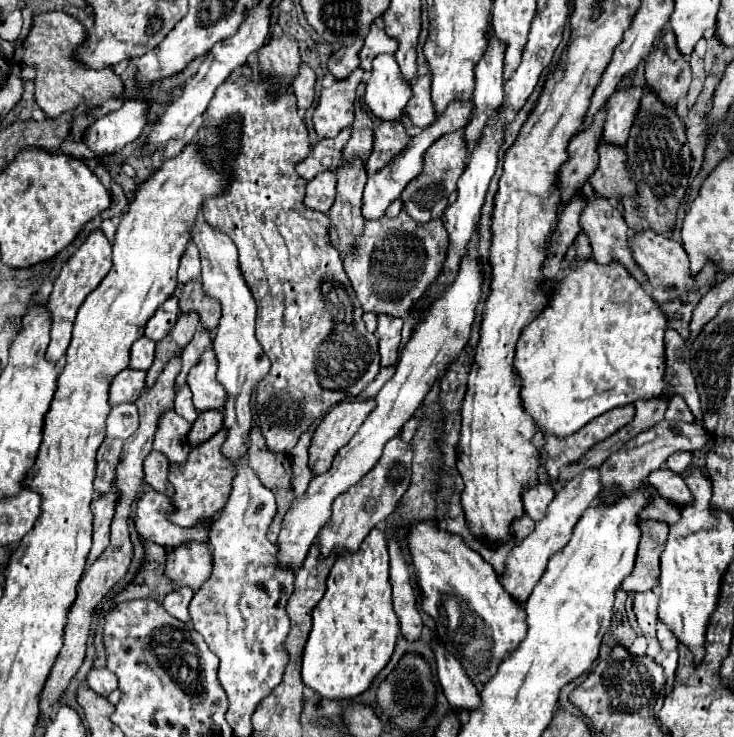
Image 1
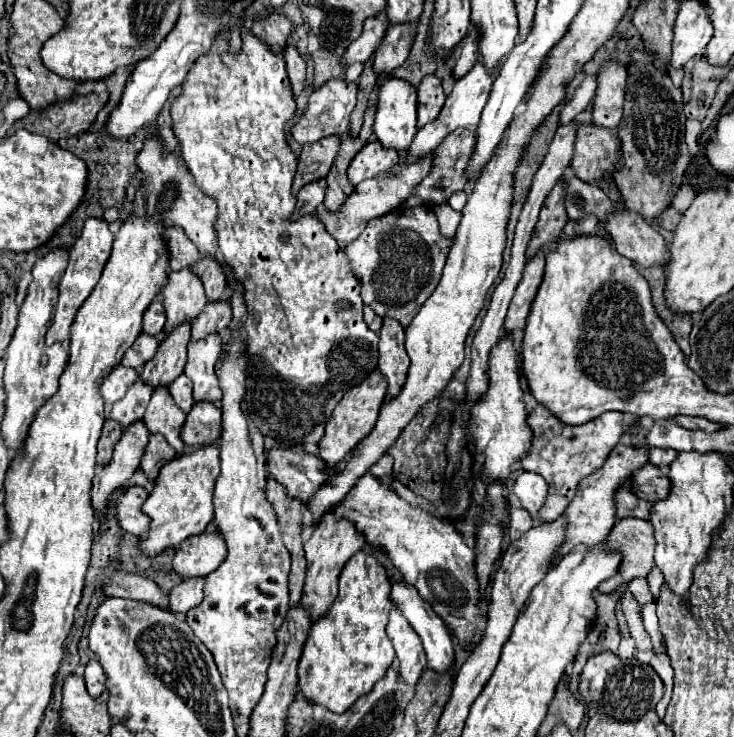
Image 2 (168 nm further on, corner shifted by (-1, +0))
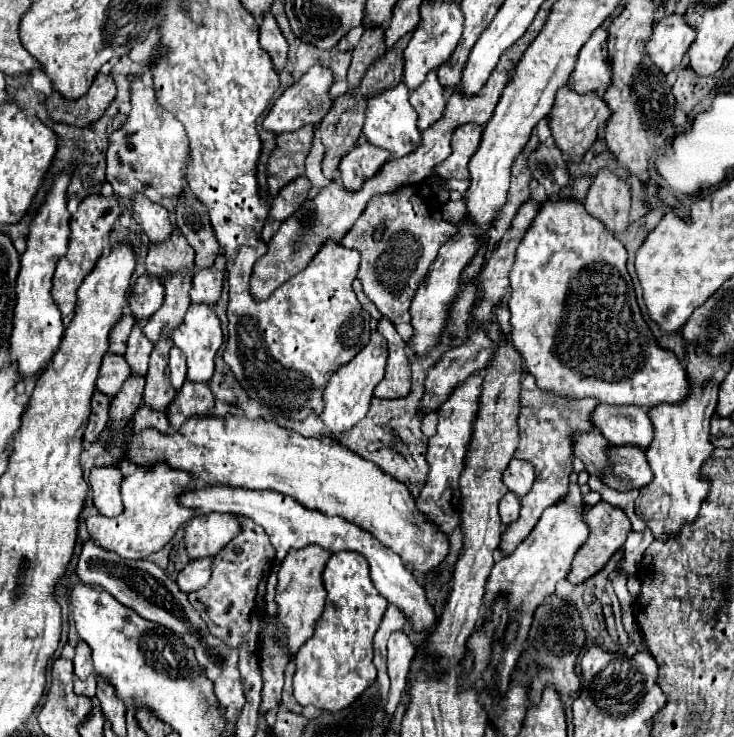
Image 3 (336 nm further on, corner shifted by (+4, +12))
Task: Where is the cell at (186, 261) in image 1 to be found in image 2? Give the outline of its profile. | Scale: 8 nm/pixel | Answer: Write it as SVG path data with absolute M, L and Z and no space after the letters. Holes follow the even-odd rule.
M165 226L163 238L165 238L165 244L167 244L169 268L171 268L171 270L189 268L189 266L193 266L193 264L197 262L199 250L197 250L195 244L185 236L183 228L179 228L179 226Z

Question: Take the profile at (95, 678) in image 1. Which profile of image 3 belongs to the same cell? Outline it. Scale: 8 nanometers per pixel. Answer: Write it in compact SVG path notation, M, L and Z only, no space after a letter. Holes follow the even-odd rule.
M78 642L76 646L76 656L74 656L74 674L80 680L86 680L94 672L92 668L92 652L86 642Z

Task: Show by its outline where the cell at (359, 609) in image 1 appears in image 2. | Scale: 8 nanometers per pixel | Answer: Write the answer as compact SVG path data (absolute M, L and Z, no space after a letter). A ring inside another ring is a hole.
M363 550L349 558L339 576L339 596L329 614L313 624L299 660L299 688L311 704L343 714L357 698L371 692L395 660L393 644L385 632L389 622L389 578L381 562Z

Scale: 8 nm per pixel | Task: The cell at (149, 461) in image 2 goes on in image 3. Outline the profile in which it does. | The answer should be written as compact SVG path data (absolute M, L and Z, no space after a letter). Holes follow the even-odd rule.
M142 404L142 406L138 408L138 412L134 414L132 428L134 428L134 430L156 428L156 430L160 430L160 432L166 432L166 430L170 430L170 424L168 424L166 414L162 414L162 412L154 412L152 408L146 408L146 406Z

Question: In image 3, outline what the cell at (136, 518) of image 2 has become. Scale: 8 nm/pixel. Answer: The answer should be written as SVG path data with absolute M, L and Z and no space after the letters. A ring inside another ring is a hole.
M94 468L90 472L90 498L102 516L120 516L122 514L122 496L120 484L124 476L120 468Z

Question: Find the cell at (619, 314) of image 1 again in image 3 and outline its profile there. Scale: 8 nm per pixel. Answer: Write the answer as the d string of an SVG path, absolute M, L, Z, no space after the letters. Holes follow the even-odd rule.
M546 200L538 212L538 216L534 218L530 230L526 232L526 236L522 238L518 252L516 252L516 262L514 268L510 272L510 284L512 284L512 296L508 300L508 308L510 308L510 324L512 324L512 344L514 348L522 354L524 364L528 368L528 372L536 378L538 388L546 390L552 396L564 396L564 398L574 398L574 400L582 400L582 398L596 398L602 404L634 404L634 406L658 406L658 404L680 404L682 400L686 400L690 396L692 390L692 382L688 378L686 366L676 358L676 354L668 348L662 348L658 344L658 340L654 338L648 322L642 316L642 310L636 302L636 294L634 294L634 284L632 278L626 270L626 260L628 260L628 252L622 246L620 240L616 240L616 236L594 216L590 216L586 212L586 208L580 202L574 200L558 200L558 202L550 202ZM570 366L588 366L588 376L576 372Z

